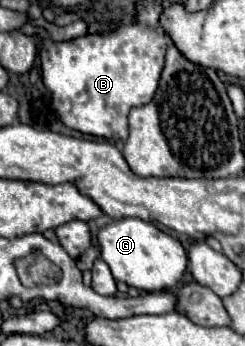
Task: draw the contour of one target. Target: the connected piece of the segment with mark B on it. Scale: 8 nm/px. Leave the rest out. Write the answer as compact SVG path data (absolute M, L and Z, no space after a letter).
M131 22L131 26L119 26L101 34L85 34L71 40L55 42L43 38L41 42L41 78L52 95L52 103L67 128L77 132L99 136L99 138L121 138L129 136L127 114L133 106L147 104L159 84L159 76L165 64L165 50L171 44L169 38L155 38L153 30L145 30L143 22Z

